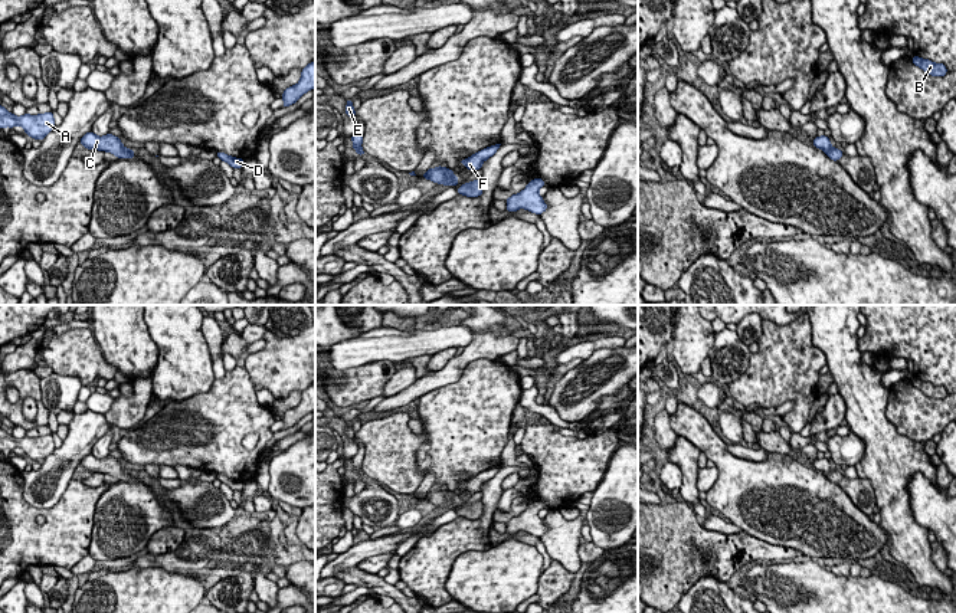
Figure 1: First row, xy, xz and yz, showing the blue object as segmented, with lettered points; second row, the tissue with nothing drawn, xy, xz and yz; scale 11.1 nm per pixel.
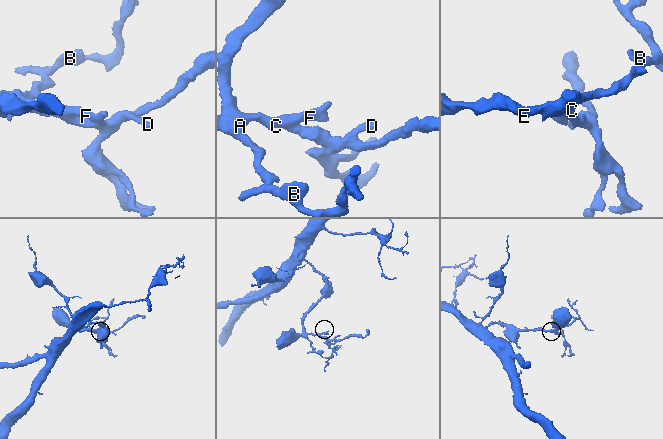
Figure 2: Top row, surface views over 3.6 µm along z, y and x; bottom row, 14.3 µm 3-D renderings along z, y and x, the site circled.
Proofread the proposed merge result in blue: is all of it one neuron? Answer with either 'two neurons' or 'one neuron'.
one neuron

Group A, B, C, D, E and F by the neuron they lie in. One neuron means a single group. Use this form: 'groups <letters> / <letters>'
groups A B C D E F

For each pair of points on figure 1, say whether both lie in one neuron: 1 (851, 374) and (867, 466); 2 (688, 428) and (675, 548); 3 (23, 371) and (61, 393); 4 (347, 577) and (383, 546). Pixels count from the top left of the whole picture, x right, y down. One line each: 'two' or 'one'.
1: one
2: two
3: two
4: two

